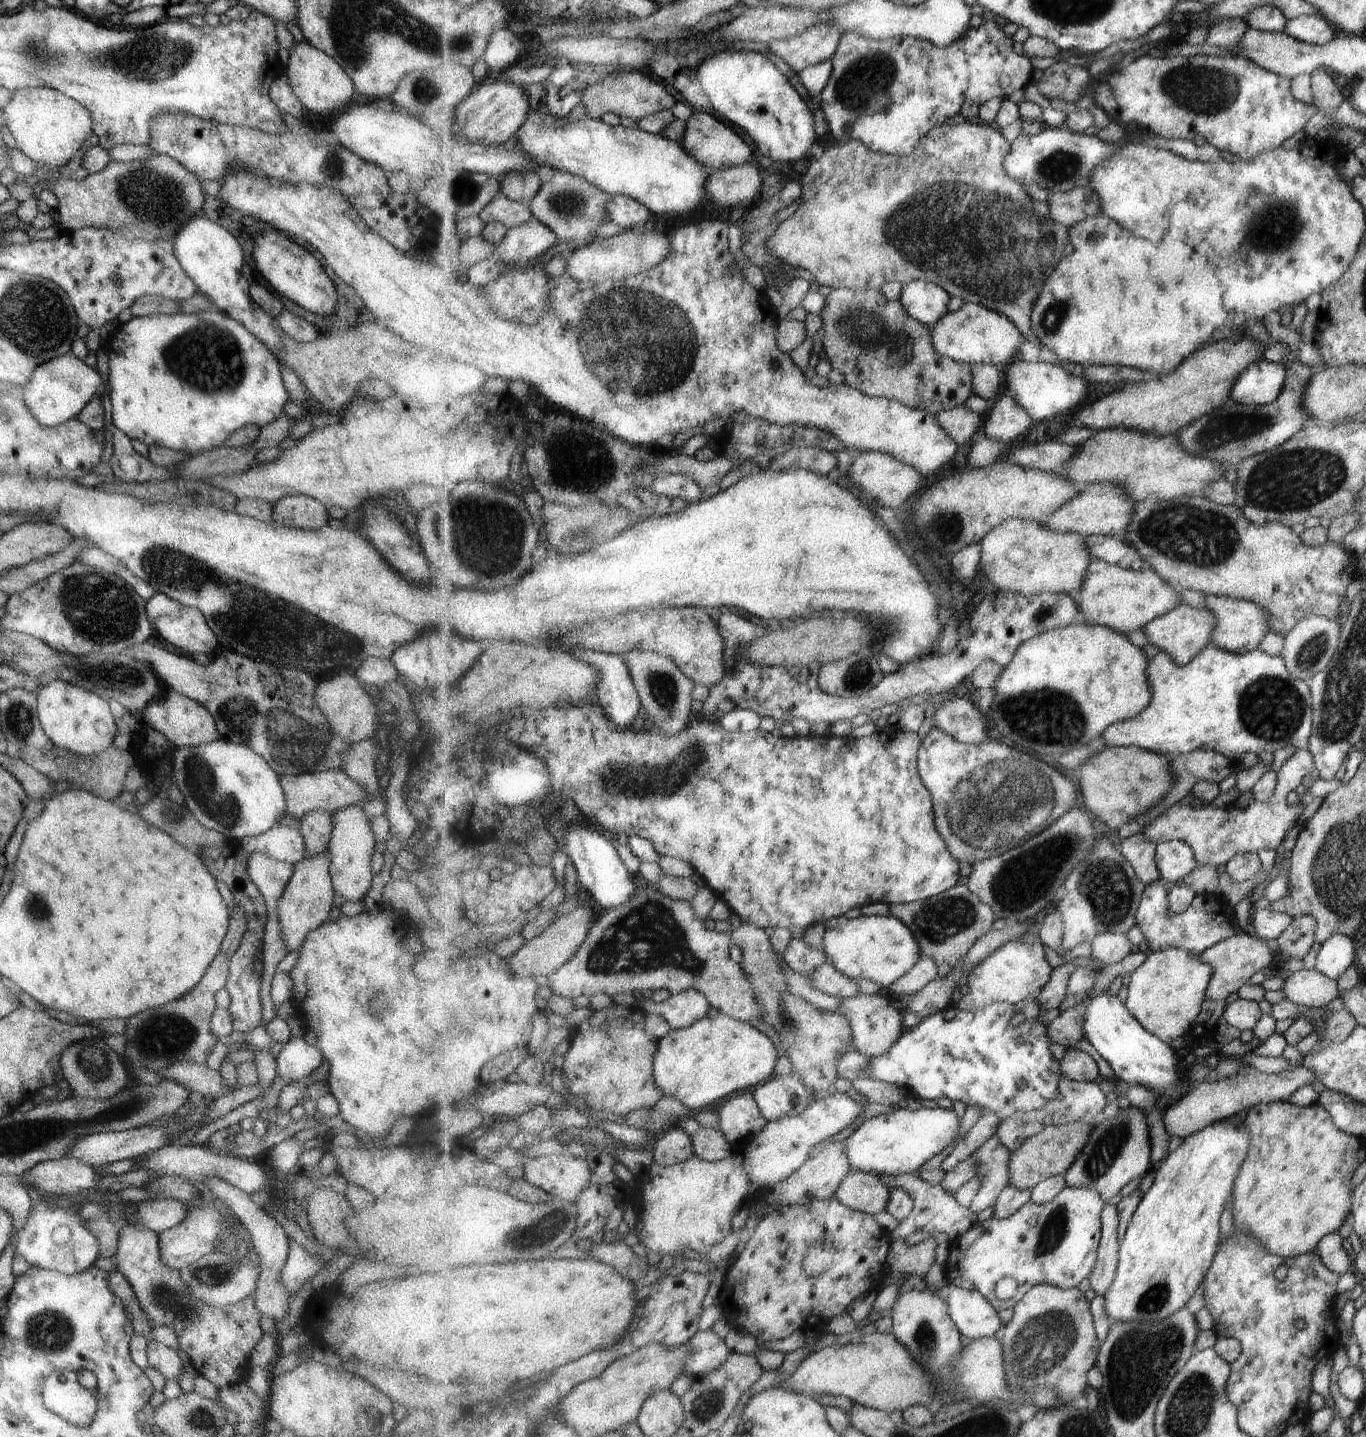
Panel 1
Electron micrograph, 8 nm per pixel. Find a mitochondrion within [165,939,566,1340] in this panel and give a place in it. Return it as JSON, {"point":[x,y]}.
{"point":[210,1275]}

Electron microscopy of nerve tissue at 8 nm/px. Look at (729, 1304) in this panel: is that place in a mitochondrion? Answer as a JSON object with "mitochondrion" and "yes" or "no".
{"mitochondrion":"no"}

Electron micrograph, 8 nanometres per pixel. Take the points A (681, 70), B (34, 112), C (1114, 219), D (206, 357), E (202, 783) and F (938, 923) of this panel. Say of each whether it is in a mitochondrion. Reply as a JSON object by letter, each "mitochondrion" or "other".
{"A":"other","B":"other","C":"other","D":"mitochondrion","E":"mitochondrion","F":"mitochondrion"}

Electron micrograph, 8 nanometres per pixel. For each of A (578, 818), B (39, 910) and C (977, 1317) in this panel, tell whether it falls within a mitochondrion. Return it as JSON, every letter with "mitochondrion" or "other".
{"A":"other","B":"mitochondrion","C":"other"}

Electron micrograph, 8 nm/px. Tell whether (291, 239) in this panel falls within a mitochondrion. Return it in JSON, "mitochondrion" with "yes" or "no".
{"mitochondrion":"no"}

